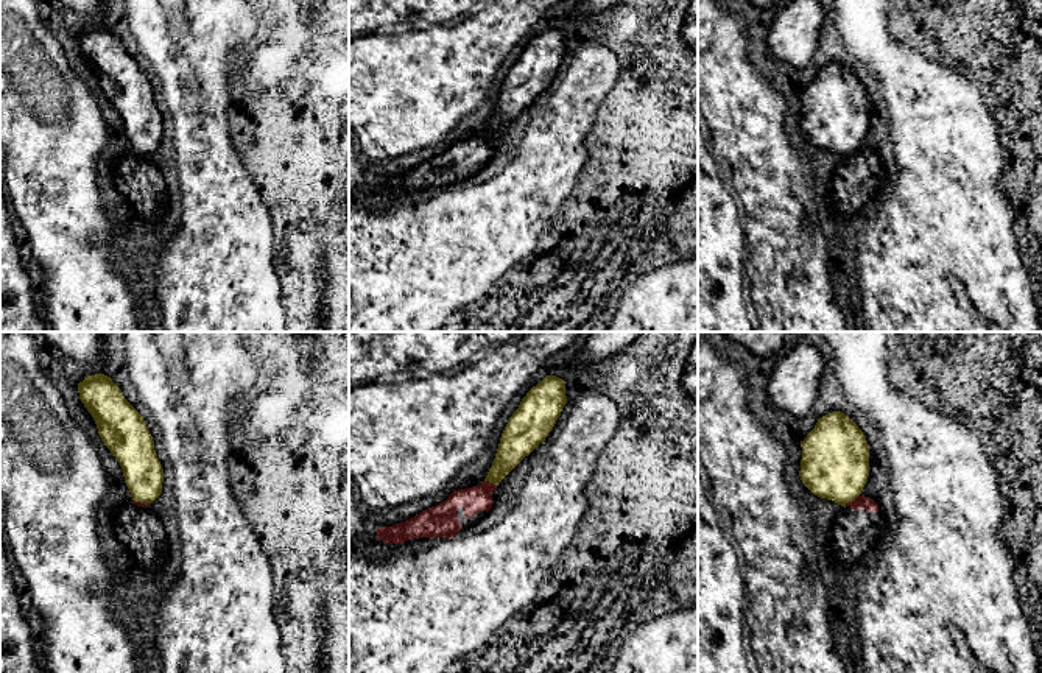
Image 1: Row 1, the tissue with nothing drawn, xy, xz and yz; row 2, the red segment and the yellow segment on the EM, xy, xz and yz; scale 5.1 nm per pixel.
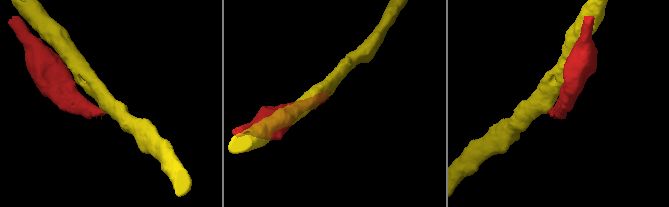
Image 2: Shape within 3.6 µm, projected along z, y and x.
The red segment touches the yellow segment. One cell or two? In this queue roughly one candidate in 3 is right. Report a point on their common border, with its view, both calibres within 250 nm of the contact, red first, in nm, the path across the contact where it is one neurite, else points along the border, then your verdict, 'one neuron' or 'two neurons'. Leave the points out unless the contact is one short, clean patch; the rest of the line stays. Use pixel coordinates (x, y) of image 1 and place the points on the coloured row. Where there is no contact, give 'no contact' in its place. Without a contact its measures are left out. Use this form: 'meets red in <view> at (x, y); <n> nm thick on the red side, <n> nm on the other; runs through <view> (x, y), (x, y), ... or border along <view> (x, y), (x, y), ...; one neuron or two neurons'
meets red in yz at (852, 500); 70 nm thick on the red side, 360 nm on the other; border along yz (858, 494), (844, 505); two neurons

